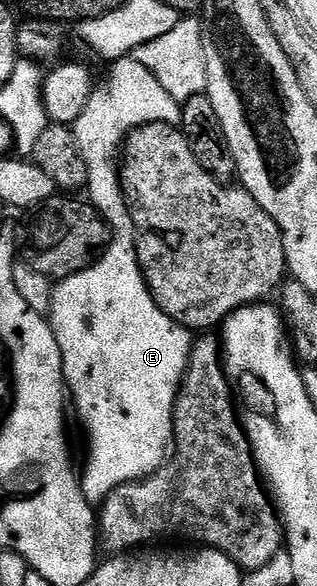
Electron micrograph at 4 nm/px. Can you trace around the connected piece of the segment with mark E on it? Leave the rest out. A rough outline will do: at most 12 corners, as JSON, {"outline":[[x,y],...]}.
{"outline":[[133,218],[49,313],[103,502],[163,467],[192,333]]}

